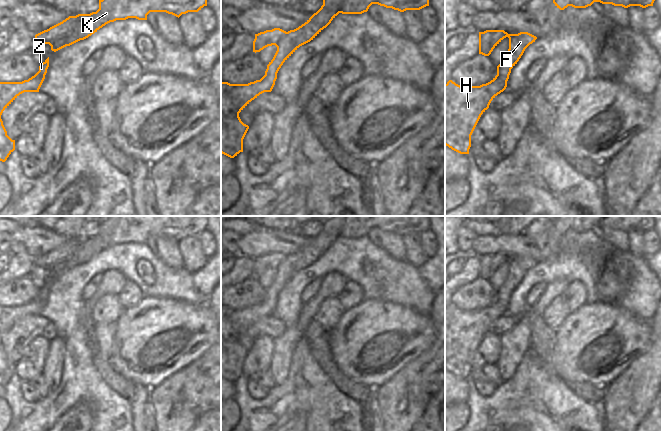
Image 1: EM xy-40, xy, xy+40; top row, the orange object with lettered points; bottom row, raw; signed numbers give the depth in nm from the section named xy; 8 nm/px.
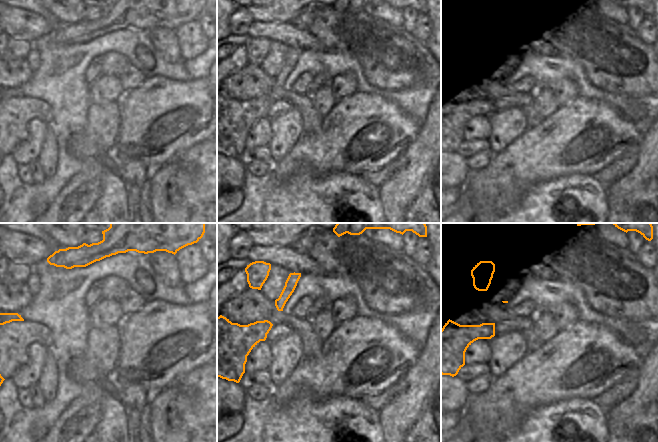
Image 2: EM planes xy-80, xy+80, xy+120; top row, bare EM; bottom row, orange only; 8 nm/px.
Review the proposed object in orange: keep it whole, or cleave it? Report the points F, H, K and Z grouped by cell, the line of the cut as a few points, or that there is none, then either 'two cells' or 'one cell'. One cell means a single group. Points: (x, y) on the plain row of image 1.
groups F H K Z; cut none; one cell

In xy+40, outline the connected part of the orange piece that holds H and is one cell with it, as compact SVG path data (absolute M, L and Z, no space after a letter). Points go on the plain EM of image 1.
M486 254L479 256L479 278L489 280L506 261L509 262L509 273L497 290L497 299L490 306L480 310L460 310L449 304L445 308L445 369L460 378L469 378L471 359L481 339L489 332L491 325L506 313L511 293L517 288L525 273L537 263L528 256L508 258L504 254Z

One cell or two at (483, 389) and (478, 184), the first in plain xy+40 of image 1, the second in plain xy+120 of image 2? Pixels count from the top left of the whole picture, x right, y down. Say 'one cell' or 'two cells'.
two cells

